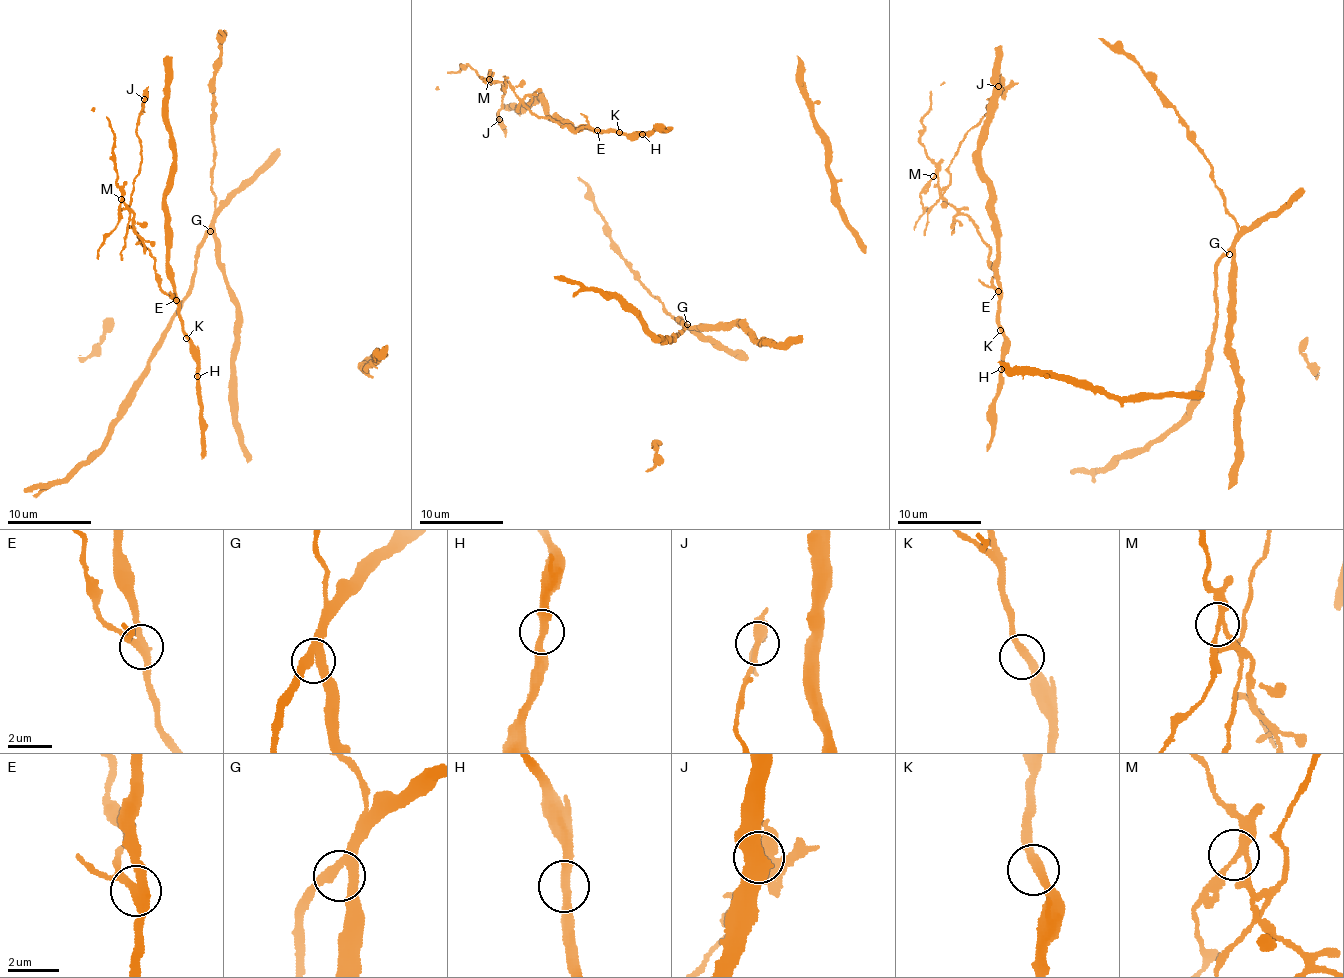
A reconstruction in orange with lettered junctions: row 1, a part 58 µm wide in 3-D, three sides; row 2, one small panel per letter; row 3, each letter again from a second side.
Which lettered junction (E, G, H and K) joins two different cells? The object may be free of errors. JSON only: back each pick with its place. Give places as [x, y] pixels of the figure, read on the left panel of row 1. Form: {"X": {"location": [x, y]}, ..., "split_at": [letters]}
{"E": {"location": [176, 300]}, "split_at": ["E"]}

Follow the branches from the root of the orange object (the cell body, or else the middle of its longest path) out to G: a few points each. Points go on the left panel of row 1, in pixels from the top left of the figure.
G: (222, 51), (210, 90), (214, 99), (210, 126), (215, 143), (211, 171), (214, 218), (210, 231)

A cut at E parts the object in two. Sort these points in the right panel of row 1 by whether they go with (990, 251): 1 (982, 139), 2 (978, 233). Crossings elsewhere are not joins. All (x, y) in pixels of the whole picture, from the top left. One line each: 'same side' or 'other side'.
1: other side
2: same side

